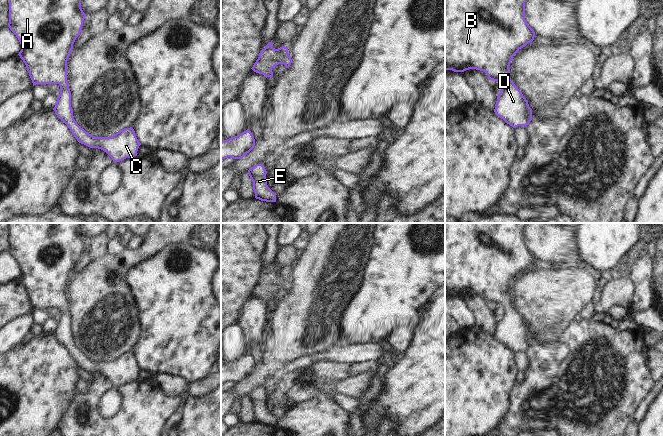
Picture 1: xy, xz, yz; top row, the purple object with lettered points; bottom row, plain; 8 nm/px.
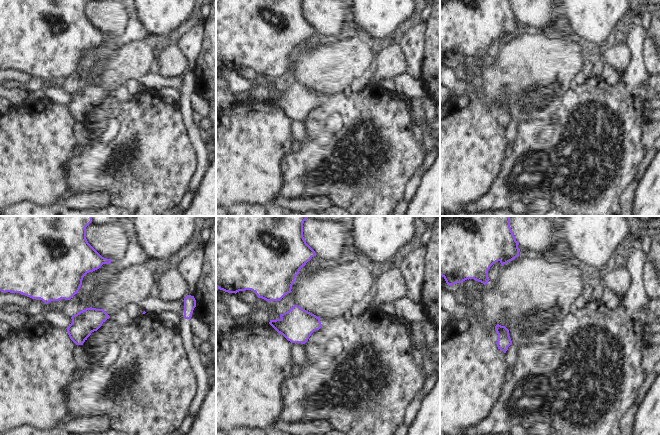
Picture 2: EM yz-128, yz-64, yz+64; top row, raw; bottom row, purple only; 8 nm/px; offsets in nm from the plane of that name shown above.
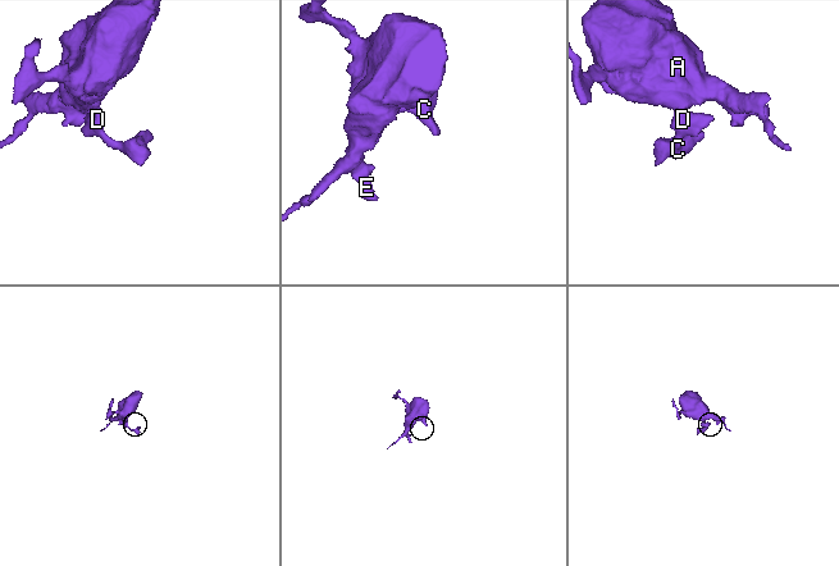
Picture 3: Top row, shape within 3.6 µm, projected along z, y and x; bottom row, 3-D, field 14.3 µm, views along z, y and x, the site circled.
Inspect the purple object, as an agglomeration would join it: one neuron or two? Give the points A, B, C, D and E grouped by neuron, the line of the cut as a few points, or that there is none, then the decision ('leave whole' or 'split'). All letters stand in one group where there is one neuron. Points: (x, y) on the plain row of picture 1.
A B C D E | no cut | leave whole

